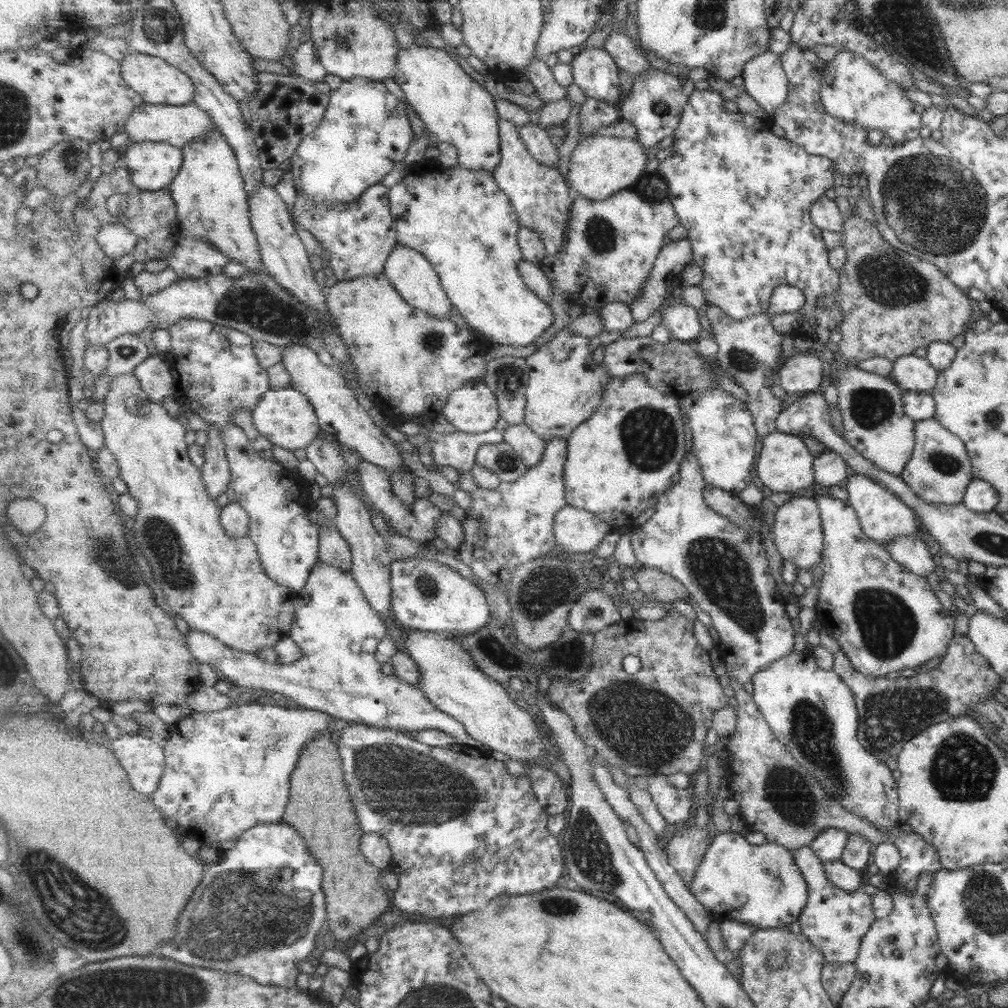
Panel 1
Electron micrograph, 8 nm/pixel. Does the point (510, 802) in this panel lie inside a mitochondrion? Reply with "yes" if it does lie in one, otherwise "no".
no

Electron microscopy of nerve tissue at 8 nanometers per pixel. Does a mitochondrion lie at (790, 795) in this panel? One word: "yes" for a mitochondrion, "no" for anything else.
yes

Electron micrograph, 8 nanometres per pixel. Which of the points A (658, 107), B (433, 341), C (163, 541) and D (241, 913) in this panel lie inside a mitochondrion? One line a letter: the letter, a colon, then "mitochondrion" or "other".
A: mitochondrion
B: mitochondrion
C: mitochondrion
D: mitochondrion

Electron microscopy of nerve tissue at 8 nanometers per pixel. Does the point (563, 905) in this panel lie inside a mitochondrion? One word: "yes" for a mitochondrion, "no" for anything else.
yes

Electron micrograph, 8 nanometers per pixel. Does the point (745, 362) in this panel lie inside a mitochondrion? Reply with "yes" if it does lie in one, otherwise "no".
yes

